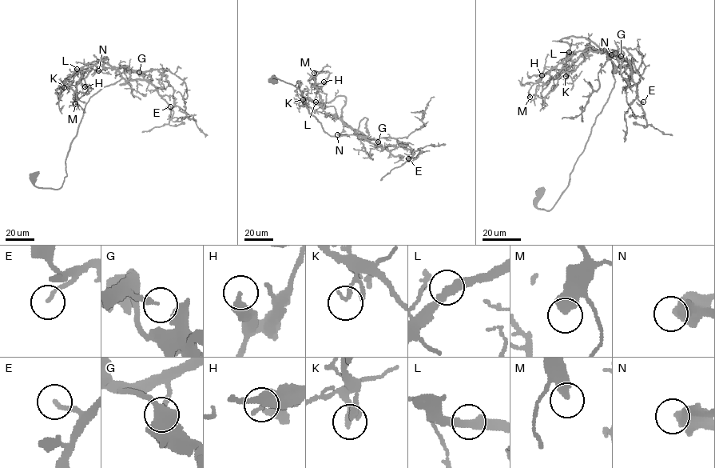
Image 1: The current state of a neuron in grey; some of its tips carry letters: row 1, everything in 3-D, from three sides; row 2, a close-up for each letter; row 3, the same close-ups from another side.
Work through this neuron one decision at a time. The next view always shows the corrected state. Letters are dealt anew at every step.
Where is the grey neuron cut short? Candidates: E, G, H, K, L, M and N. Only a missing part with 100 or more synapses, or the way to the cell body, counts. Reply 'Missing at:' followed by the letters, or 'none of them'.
Missing at: none of them

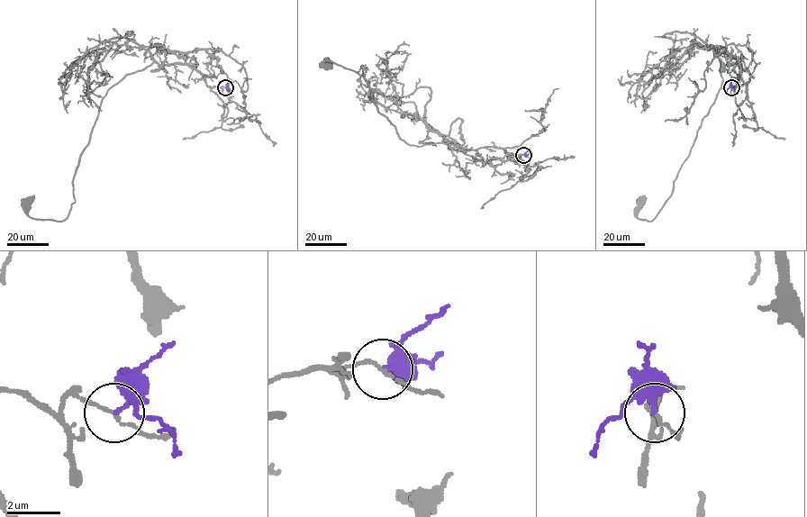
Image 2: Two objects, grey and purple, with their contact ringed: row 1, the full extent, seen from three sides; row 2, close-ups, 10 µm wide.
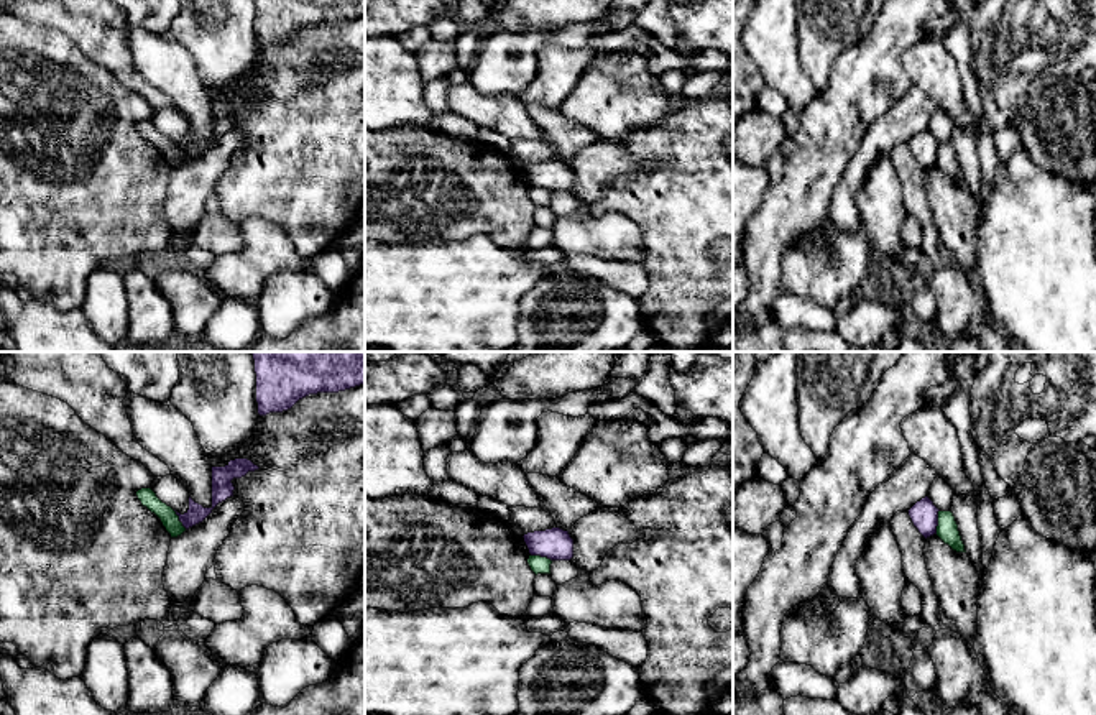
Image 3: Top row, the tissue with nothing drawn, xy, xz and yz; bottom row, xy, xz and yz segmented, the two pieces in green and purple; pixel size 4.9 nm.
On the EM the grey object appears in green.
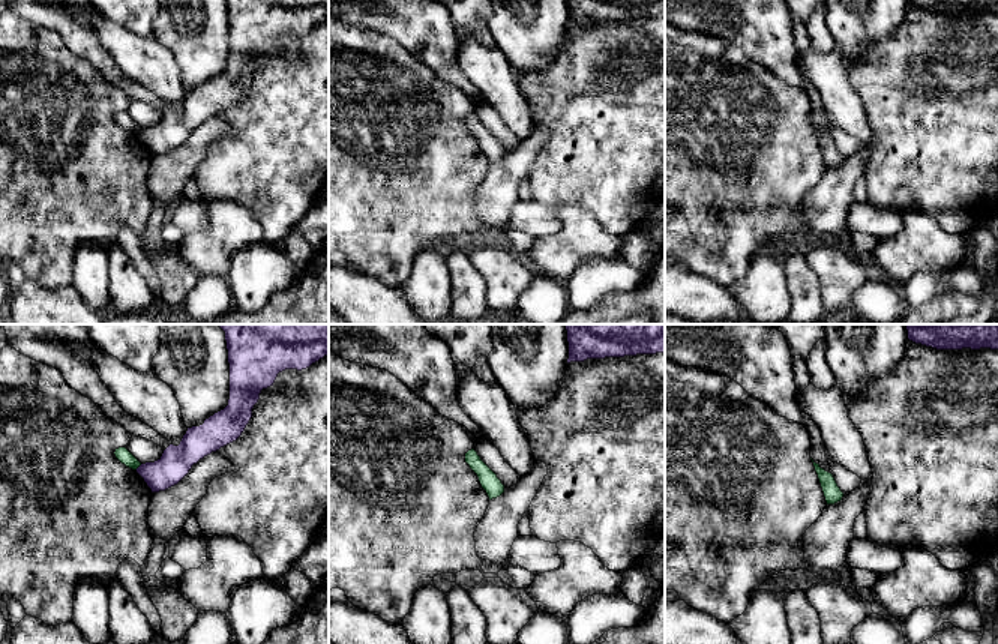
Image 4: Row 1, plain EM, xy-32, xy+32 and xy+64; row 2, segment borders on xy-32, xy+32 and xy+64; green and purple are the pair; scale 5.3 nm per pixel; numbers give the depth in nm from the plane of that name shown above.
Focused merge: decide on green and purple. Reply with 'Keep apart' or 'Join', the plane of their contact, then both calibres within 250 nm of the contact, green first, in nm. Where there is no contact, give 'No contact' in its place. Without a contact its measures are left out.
Keep apart. Touches green in yz. Thickness 110 nm (green) against 140 nm

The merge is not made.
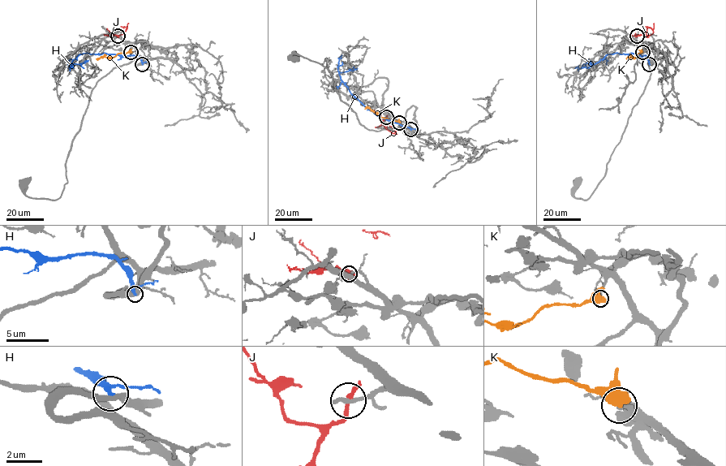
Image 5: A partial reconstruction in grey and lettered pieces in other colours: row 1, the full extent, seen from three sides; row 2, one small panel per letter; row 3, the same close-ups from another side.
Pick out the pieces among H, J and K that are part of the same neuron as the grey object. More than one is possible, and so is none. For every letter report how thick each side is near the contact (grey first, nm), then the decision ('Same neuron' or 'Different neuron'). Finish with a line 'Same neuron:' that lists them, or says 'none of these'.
H: Thickness 320 nm (grey) against 180 nm. Different neuron
J: Thickness 320 nm (grey) against 220 nm. Different neuron
K: Thickness 180 nm (grey) against 480 nm. Same neuron
Same neuron: K

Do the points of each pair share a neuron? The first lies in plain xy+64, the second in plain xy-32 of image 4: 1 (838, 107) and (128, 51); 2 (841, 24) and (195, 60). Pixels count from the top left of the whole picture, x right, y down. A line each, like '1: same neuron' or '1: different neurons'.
1: same neuron
2: same neuron

